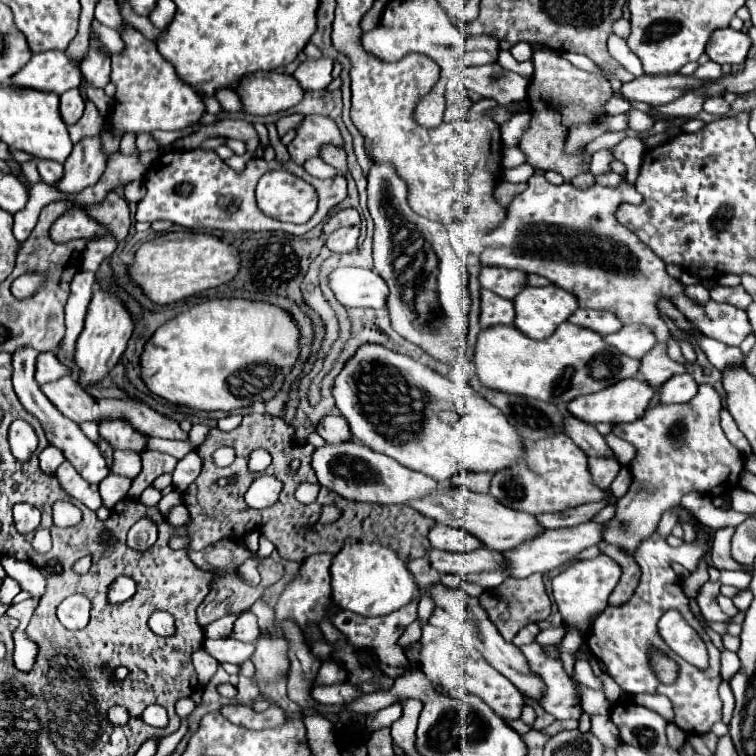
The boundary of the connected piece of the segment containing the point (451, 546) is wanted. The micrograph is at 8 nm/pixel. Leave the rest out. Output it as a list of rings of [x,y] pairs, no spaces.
[[[436,525],[430,535],[428,535],[432,547],[444,549],[444,551],[460,551],[460,553],[470,553],[482,547],[482,543],[470,535],[468,531],[456,529],[456,527],[446,527],[446,525]]]

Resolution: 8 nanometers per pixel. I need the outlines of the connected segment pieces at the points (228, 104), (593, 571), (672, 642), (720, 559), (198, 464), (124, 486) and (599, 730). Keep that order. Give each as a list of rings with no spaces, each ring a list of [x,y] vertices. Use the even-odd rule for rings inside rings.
[[[222,91],[222,95],[218,95],[218,101],[222,103],[222,107],[226,109],[226,111],[232,111],[232,113],[238,113],[238,111],[242,111],[242,99],[238,97],[238,93],[234,93],[234,91]]]
[[[600,555],[590,561],[574,561],[570,563],[560,575],[552,579],[552,595],[556,599],[560,615],[568,621],[580,627],[582,633],[588,631],[590,627],[590,617],[598,615],[604,611],[608,605],[608,591],[614,589],[616,581],[620,581],[622,569],[616,561],[612,561],[608,555]],[[614,583],[614,585],[612,585]]]
[[[666,611],[658,623],[660,637],[666,645],[684,661],[696,667],[708,667],[708,651],[704,641],[692,627],[678,615],[678,611]]]
[[[724,527],[714,533],[714,547],[712,547],[712,565],[716,569],[740,569],[738,563],[730,557],[730,537],[734,527]]]
[[[192,451],[188,453],[184,459],[178,461],[174,473],[172,473],[172,487],[178,493],[184,493],[184,485],[190,485],[202,469],[202,459],[198,459],[198,455]]]
[[[108,475],[108,477],[100,483],[102,505],[104,505],[106,509],[114,509],[114,505],[128,495],[130,485],[132,485],[130,479],[124,479],[124,477],[120,477],[120,475]]]
[[[592,715],[590,733],[594,733],[602,743],[606,743],[606,747],[616,749],[622,745],[622,741],[618,739],[618,729],[614,727],[614,723],[610,721],[608,715]]]

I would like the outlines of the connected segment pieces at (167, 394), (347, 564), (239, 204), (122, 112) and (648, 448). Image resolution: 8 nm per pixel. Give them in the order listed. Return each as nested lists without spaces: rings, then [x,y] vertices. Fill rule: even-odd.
[[[212,299],[194,305],[178,317],[166,321],[146,341],[140,355],[140,377],[144,385],[158,397],[186,405],[196,411],[236,411],[256,401],[272,399],[292,363],[298,357],[298,325],[282,309],[268,303],[244,299]]]
[[[354,543],[342,547],[330,565],[332,599],[338,607],[364,617],[380,617],[404,607],[418,591],[406,563],[380,543]]]
[[[166,151],[162,153],[146,171],[146,197],[138,203],[136,209],[136,221],[172,221],[182,227],[202,227],[202,229],[218,229],[218,231],[284,231],[292,235],[304,235],[312,227],[316,227],[332,207],[340,205],[346,199],[346,179],[344,177],[334,177],[334,179],[316,179],[310,177],[302,167],[296,163],[288,161],[286,165],[278,161],[264,161],[260,157],[250,159],[242,171],[236,175],[224,175],[224,171],[218,171],[218,155],[214,151]],[[272,169],[286,169],[288,173],[304,179],[310,183],[320,197],[320,205],[316,215],[304,223],[304,225],[292,225],[292,223],[282,223],[274,219],[266,219],[266,215],[258,213],[258,207],[254,203],[254,189],[258,179]],[[180,179],[188,179],[192,185],[192,191],[188,195],[178,195],[176,187],[182,183]]]
[[[126,27],[122,31],[122,39],[126,43],[122,55],[112,55],[112,83],[116,85],[114,109],[110,111],[110,121],[116,131],[124,133],[152,133],[156,129],[162,131],[178,131],[192,125],[200,125],[200,119],[206,111],[204,101],[190,91],[176,75],[174,67],[158,55],[152,41],[148,41],[140,31]]]
[[[700,385],[698,395],[684,405],[656,405],[634,423],[618,423],[612,433],[638,449],[632,471],[632,485],[624,497],[616,501],[614,517],[602,527],[602,539],[620,545],[628,555],[634,555],[640,539],[656,529],[662,513],[680,503],[682,495],[700,491],[704,495],[732,493],[738,487],[744,457],[726,439],[720,427],[720,395],[710,385]],[[636,467],[636,471],[634,471]],[[706,487],[706,489],[698,489]]]

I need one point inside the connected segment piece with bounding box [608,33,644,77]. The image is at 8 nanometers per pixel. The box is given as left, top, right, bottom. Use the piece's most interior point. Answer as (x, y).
(617, 46)

